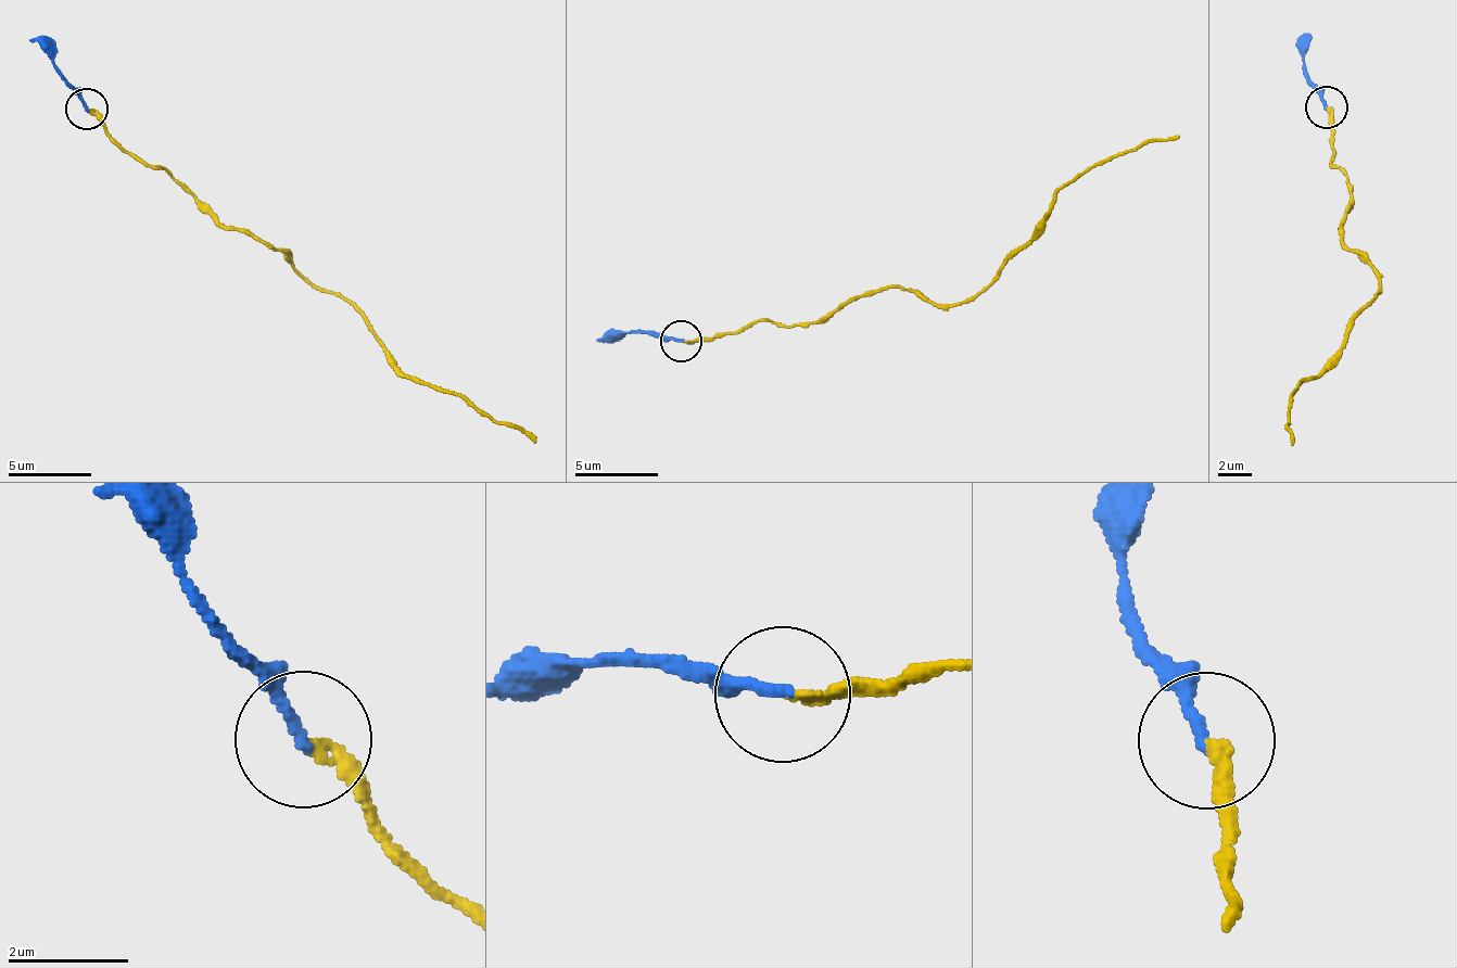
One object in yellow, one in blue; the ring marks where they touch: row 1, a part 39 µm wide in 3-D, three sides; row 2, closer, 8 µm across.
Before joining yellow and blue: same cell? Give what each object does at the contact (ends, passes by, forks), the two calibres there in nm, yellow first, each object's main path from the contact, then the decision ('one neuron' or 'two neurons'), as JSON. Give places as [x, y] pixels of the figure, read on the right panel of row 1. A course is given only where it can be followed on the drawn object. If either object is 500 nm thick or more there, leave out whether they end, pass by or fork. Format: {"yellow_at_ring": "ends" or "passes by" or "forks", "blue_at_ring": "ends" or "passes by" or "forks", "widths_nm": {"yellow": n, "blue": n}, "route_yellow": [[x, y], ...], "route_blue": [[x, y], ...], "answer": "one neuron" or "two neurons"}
{"yellow_at_ring": "ends", "blue_at_ring": "ends", "widths_nm": {"yellow": 170, "blue": 190}, "route_yellow": [[1326, 105], [1329, 165], [1353, 203], [1341, 241], [1381, 283], [1299, 385], [1293, 441]], "route_blue": [[1326, 105], [1302, 60], [1303, 34]], "answer": "one neuron"}

